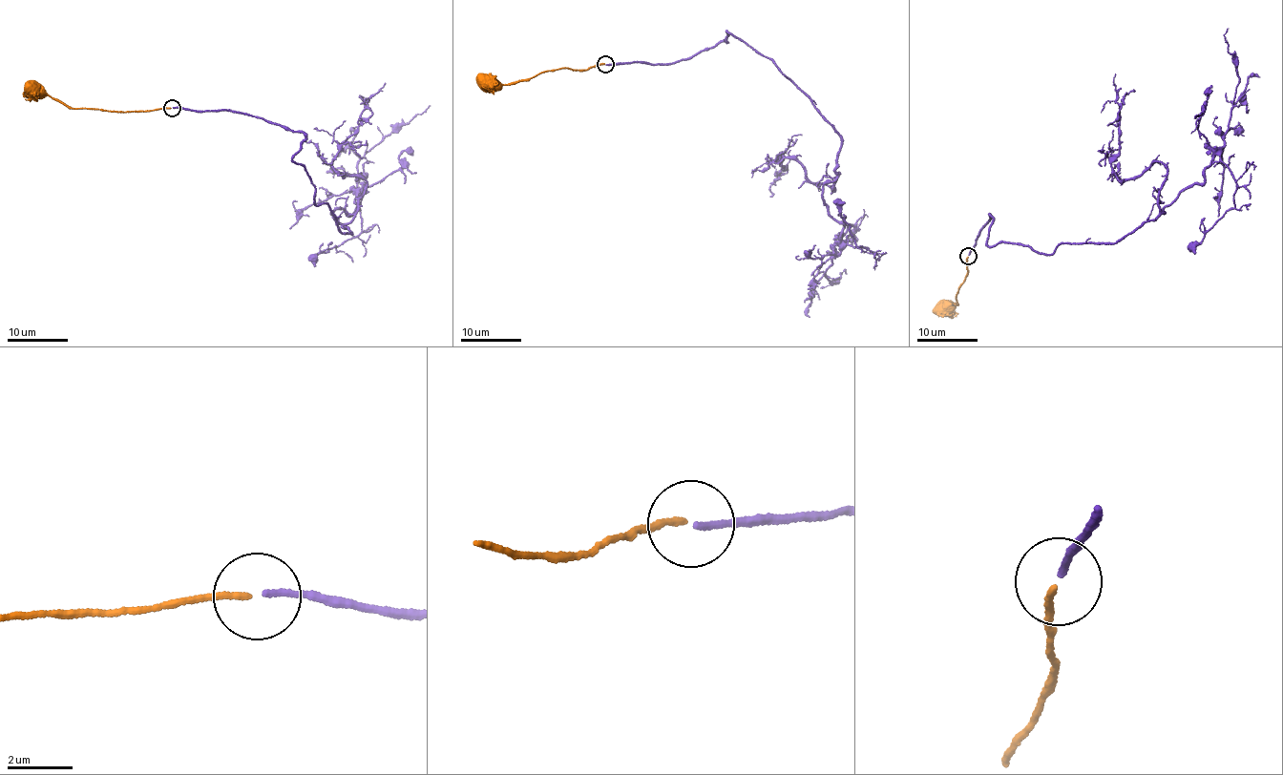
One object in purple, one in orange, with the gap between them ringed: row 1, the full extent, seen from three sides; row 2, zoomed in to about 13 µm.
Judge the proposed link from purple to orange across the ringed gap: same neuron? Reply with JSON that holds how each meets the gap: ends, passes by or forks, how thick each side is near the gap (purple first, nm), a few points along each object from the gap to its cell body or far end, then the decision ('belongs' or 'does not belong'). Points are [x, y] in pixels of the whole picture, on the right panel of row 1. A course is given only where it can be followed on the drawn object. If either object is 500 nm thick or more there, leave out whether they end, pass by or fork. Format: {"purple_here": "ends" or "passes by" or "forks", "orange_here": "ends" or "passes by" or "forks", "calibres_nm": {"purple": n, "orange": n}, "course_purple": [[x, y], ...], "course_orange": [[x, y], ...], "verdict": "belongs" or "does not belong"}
{"purple_here": "ends", "orange_here": "ends", "calibres_nm": {"purple": 180, "orange": 180}, "course_purple": [[969, 255], [990, 216], [989, 245], [1052, 253], [1118, 240], [1203, 182], [1239, 82], [1228, 29]], "course_orange": [[968, 257], [965, 259], [968, 271], [957, 288], [956, 303], [935, 312]], "verdict": "does not belong"}

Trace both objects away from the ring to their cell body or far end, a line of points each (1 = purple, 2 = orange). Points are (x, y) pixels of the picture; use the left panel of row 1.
1: (172, 108), (304, 135), (293, 159), (346, 233), (330, 214), (357, 203), (357, 161), (430, 106)
2: (171, 109), (143, 111), (76, 109), (24, 86)

